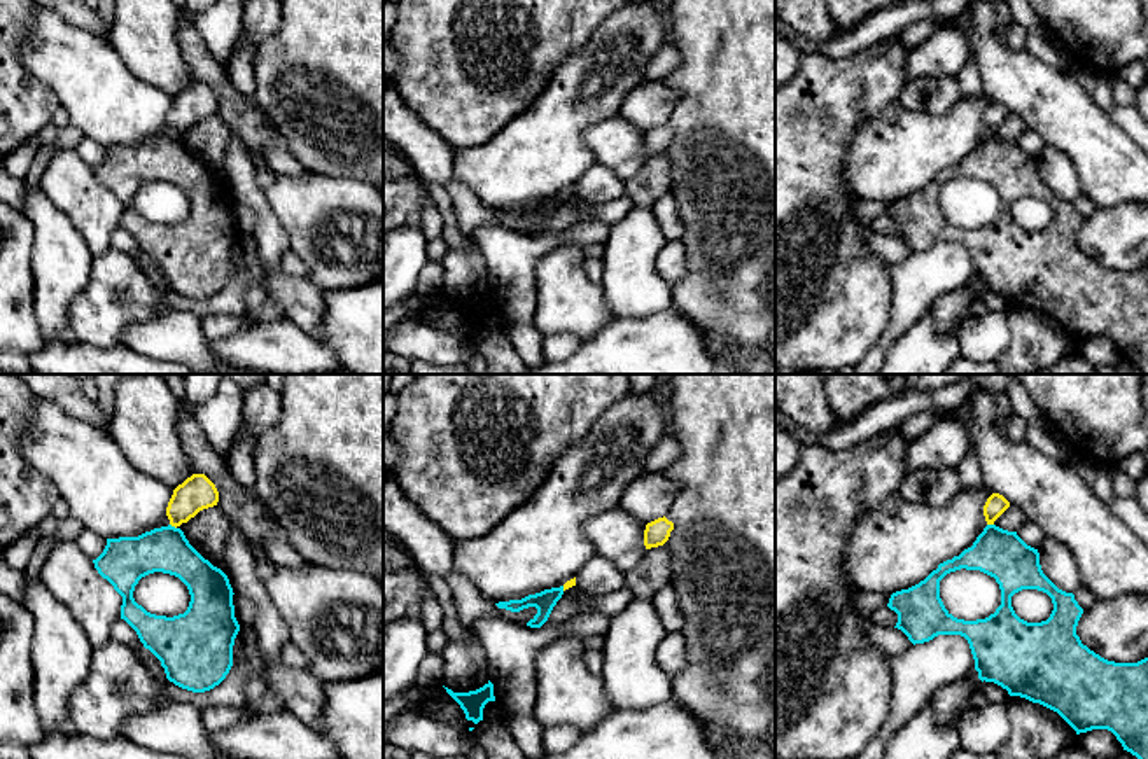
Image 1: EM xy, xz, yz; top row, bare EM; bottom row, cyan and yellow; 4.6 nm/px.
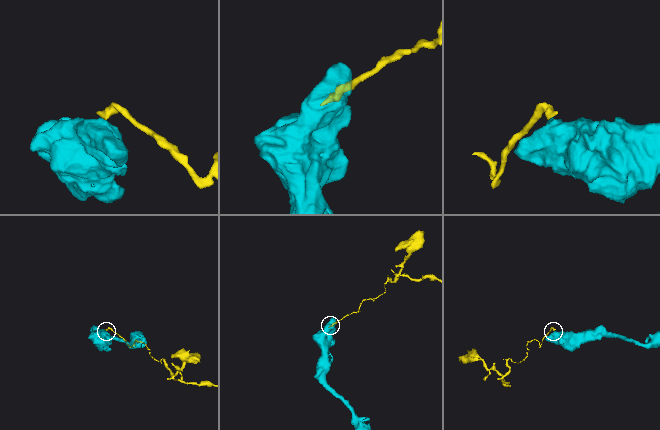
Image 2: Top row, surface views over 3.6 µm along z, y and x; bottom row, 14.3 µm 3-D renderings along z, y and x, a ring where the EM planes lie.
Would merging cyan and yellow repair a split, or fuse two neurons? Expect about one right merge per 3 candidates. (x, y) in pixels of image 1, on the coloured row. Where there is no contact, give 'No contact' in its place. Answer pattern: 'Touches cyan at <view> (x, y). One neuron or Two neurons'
Touches cyan at xy (174, 527). Two neurons

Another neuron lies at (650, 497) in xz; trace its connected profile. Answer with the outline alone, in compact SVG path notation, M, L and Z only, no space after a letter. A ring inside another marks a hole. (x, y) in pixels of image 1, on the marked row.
M662 472L644 474L623 491L618 509L648 525L667 516L677 490Z

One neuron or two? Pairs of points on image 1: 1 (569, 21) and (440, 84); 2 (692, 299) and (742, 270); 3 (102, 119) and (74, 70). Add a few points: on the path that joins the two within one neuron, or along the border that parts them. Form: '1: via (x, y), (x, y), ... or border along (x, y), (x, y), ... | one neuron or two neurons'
1: via (538, 21), (503, 21), (471, 53) | one neuron
2: via (704, 296), (718, 294), (730, 282) | one neuron
3: via (102, 107), (102, 98), (86, 83) | one neuron

